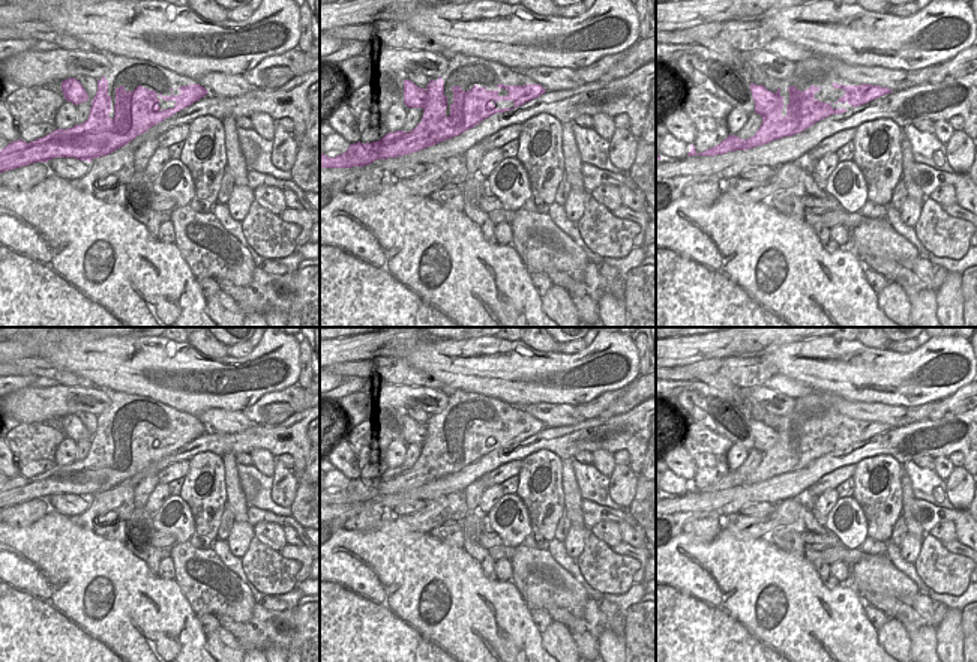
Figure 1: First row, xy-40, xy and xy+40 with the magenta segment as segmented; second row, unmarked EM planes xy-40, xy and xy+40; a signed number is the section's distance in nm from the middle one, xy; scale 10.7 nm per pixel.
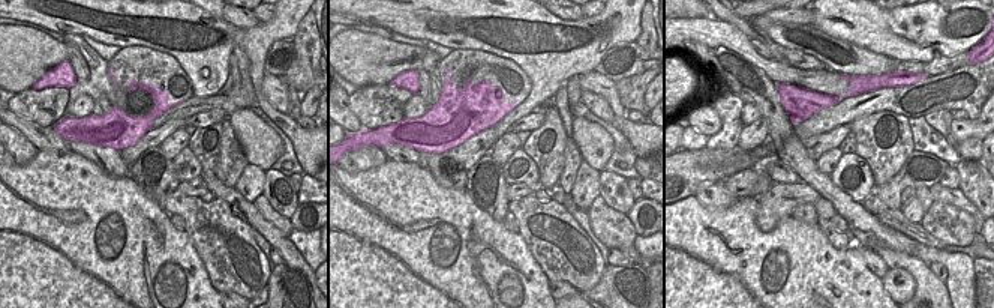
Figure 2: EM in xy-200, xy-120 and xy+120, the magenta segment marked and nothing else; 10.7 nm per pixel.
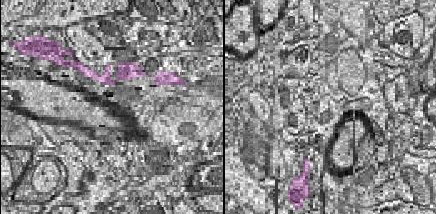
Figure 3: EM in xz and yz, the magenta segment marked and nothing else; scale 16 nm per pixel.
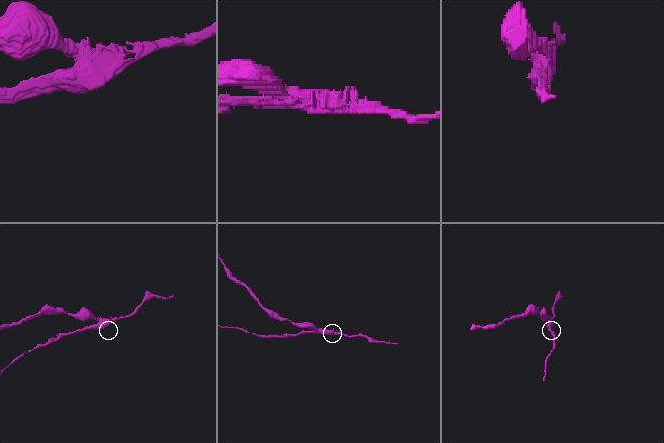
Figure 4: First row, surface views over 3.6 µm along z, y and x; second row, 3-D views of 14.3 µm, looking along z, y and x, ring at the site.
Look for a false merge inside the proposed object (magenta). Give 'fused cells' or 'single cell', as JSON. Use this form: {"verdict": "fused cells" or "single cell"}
{"verdict": "fused cells"}

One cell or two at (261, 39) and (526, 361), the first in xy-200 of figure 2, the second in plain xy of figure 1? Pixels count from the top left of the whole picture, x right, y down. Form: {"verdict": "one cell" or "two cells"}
{"verdict": "one cell"}

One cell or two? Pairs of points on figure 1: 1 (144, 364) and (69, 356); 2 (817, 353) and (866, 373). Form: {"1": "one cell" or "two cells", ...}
{"1": "one cell", "2": "one cell"}

